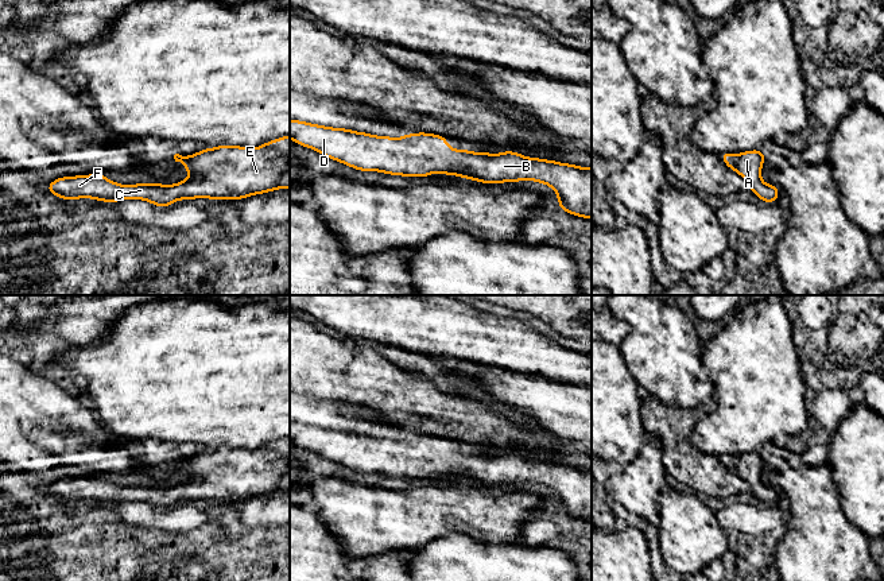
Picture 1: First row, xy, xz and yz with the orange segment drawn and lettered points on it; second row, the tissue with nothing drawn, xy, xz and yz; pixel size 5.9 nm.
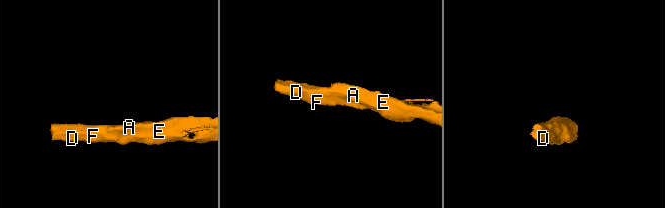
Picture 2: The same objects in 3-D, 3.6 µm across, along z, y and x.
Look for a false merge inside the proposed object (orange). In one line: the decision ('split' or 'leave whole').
leave whole

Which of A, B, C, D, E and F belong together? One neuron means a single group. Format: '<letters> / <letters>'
A B C D E F

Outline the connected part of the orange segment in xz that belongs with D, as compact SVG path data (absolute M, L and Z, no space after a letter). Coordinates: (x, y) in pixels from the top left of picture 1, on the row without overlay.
M290 422L290 441L323 458L360 473L379 473L402 479L430 479L433 475L458 477L481 485L535 483L554 491L561 512L592 522L592 469L561 465L540 460L527 460L515 453L500 456L453 452L441 437L418 434L403 439L377 438L345 430L323 429L307 423Z

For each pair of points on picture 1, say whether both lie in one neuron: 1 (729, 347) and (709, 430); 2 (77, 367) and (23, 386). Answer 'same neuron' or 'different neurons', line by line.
1: same neuron
2: different neurons

